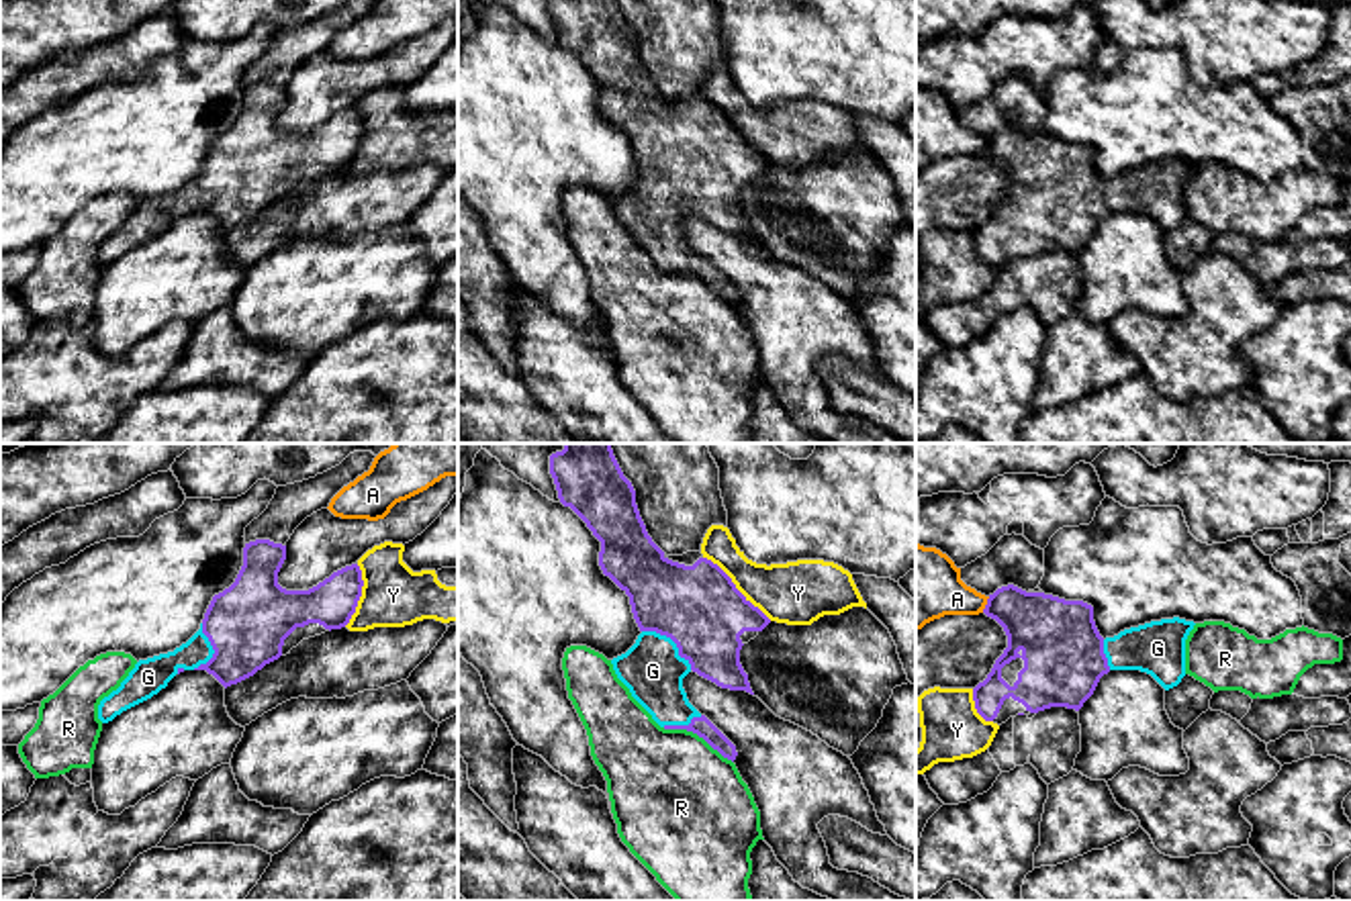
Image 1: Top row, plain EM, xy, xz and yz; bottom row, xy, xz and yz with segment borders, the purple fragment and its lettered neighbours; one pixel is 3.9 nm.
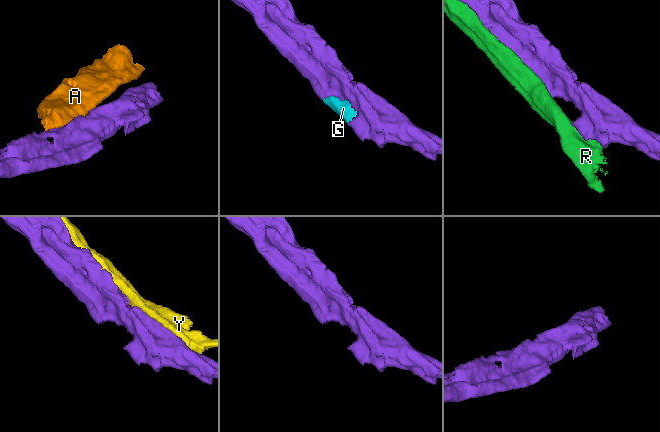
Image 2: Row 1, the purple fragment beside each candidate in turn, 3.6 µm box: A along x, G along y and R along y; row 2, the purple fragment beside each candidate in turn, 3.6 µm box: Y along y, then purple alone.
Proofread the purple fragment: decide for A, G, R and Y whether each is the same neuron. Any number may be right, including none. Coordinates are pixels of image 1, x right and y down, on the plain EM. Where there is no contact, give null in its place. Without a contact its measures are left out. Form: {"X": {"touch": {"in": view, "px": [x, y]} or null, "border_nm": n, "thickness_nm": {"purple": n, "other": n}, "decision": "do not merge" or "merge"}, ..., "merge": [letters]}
{"A": {"touch": {"in": "yz", "px": [986, 148]}, "border_nm": 70, "thickness_nm": {"purple": 260, "other": 280}, "decision": "do not merge"}, "G": {"touch": {"in": "xz", "px": [671, 180]}, "border_nm": 260, "thickness_nm": {"purple": 320, "other": 240}, "decision": "merge"}, "R": {"touch": {"in": "xz", "px": [697, 276]}, "border_nm": 320, "thickness_nm": {"purple": 80, "other": 480}, "decision": "do not merge"}, "Y": {"touch": {"in": "xz", "px": [734, 129]}, "border_nm": 380, "thickness_nm": {"purple": 320, "other": 260}, "decision": "do not merge"}, "merge": ["G"]}

